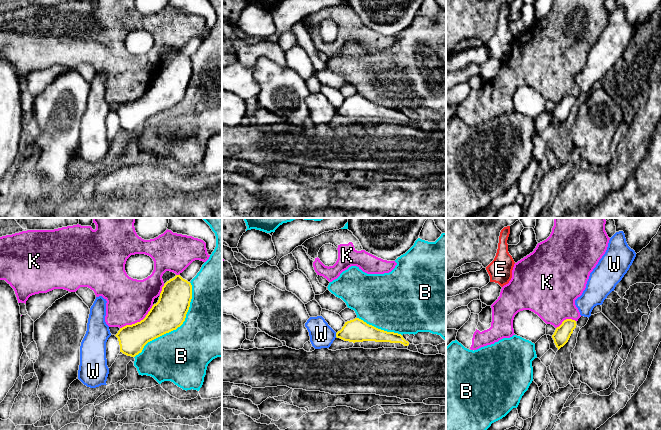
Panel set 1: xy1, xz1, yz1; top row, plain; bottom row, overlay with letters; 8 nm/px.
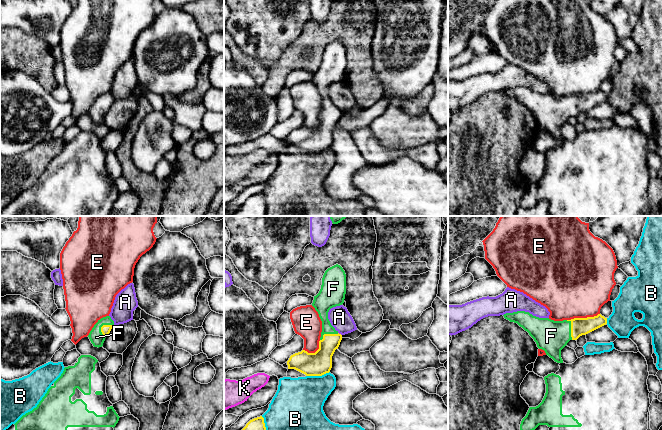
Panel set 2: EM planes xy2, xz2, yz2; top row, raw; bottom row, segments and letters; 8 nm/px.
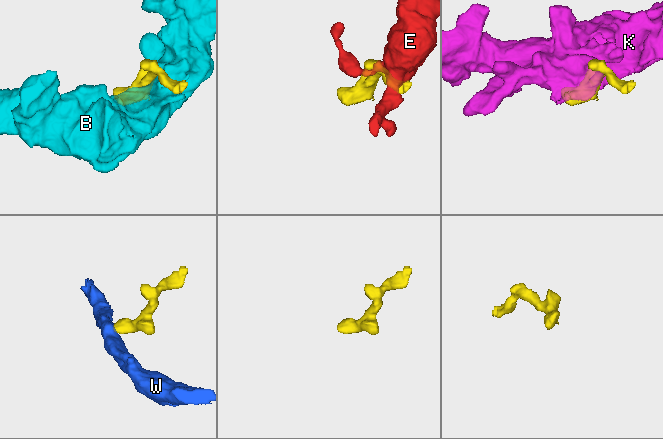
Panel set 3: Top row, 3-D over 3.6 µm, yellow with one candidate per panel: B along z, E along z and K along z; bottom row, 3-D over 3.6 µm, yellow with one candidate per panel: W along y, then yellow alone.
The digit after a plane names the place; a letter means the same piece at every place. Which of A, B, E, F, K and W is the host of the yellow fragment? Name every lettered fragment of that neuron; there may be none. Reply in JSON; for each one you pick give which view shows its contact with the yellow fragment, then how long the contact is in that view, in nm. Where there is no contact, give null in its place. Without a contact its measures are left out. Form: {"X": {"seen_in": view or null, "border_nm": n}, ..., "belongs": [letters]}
{"F": {"seen_in": "yz2", "border_nm": 170}, "belongs": ["F"]}

